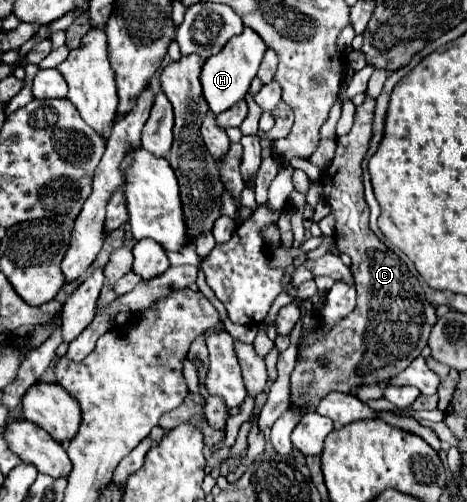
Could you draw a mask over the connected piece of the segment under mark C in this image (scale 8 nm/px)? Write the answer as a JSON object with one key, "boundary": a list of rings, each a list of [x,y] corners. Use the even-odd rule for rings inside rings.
{"boundary":[[[366,97],[364,103],[360,107],[356,107],[356,115],[354,115],[354,127],[348,135],[338,137],[338,147],[336,147],[336,155],[330,163],[328,169],[322,171],[320,175],[320,183],[324,187],[324,199],[332,209],[332,215],[336,217],[336,249],[340,253],[346,253],[352,257],[352,275],[354,275],[354,283],[356,283],[356,291],[358,291],[358,299],[356,299],[356,309],[346,315],[346,319],[342,319],[342,323],[336,323],[334,327],[330,327],[330,331],[326,333],[326,339],[320,339],[318,343],[314,343],[314,347],[310,347],[310,351],[306,351],[306,355],[302,355],[302,359],[296,359],[296,367],[292,371],[292,399],[296,401],[306,401],[308,409],[316,409],[316,405],[320,403],[320,399],[324,395],[328,395],[330,391],[342,391],[342,393],[350,393],[352,387],[356,385],[368,385],[368,383],[386,383],[388,379],[392,379],[394,375],[402,373],[422,351],[422,347],[426,347],[430,329],[436,323],[436,311],[434,307],[426,301],[424,291],[418,283],[418,279],[408,271],[408,267],[404,265],[404,261],[392,253],[370,229],[368,225],[368,205],[364,201],[364,183],[362,183],[362,159],[370,147],[370,139],[372,139],[372,123],[374,123],[374,107],[376,101]],[[324,355],[328,359],[326,367],[318,365],[318,357]]]}

